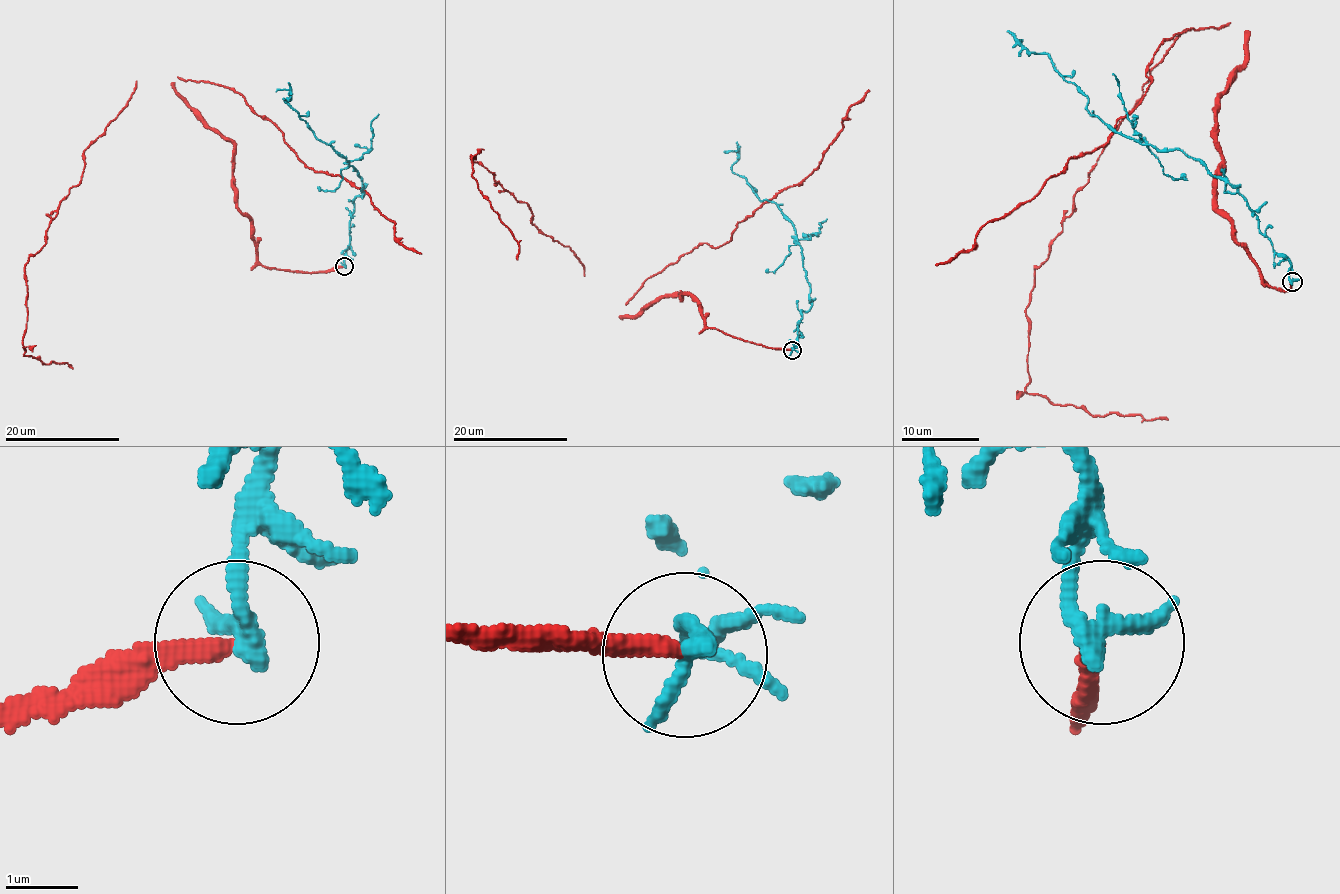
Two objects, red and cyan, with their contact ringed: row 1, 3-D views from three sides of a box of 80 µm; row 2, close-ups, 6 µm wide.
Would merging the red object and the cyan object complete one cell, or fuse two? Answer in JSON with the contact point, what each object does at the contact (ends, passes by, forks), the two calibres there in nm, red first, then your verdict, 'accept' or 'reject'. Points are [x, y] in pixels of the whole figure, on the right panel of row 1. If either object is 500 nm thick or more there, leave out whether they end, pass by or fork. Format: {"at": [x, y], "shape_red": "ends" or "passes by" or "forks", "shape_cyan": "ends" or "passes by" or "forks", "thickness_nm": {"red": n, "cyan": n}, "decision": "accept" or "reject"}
{"at": [1292, 282], "shape_red": "ends", "shape_cyan": "passes by", "thickness_nm": {"red": 260, "cyan": 240}, "decision": "reject"}

